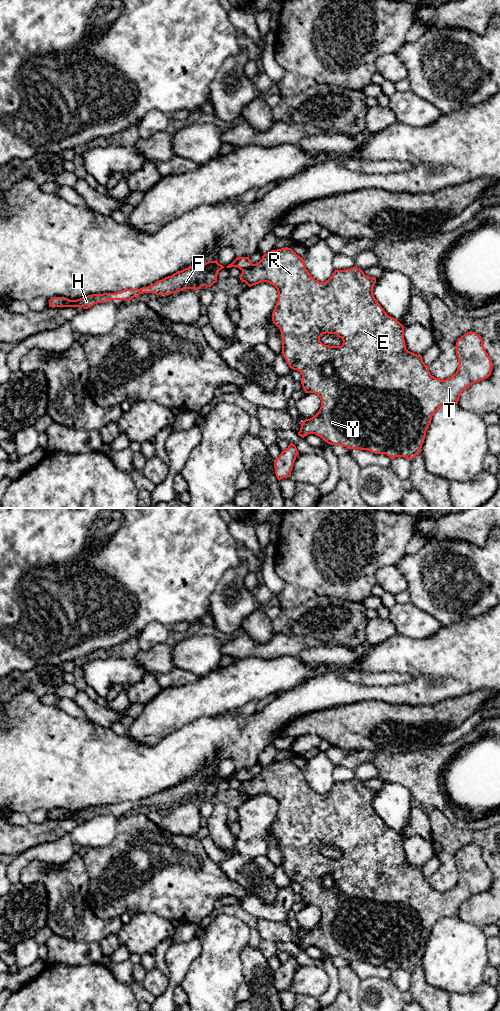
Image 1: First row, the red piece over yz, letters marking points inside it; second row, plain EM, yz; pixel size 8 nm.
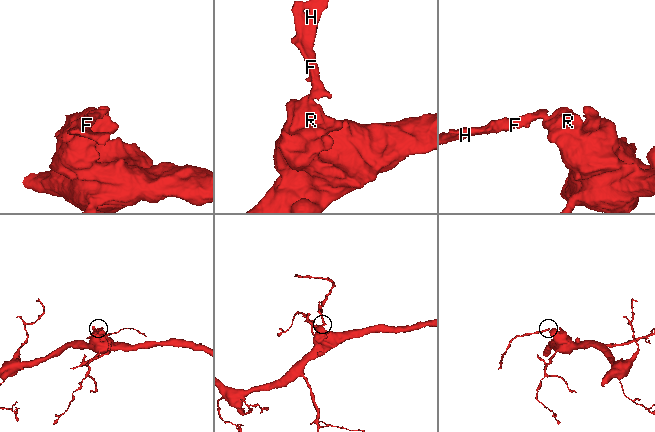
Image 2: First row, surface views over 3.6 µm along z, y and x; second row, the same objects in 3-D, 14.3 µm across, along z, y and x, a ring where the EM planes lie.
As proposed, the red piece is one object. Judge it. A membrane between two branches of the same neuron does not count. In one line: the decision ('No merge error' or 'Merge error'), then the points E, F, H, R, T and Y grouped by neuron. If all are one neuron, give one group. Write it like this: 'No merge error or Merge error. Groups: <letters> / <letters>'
Merge error. Groups: E R T Y / F H

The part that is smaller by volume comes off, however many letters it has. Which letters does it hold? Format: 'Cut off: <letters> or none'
Cut off: F, H

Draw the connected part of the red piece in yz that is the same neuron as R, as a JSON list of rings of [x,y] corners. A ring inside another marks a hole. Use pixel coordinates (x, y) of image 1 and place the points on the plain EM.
[[[285,759],[264,766],[257,776],[242,783],[239,790],[249,799],[268,794],[277,801],[278,812],[272,825],[272,833],[281,844],[281,865],[289,879],[301,885],[305,905],[314,905],[320,909],[321,919],[318,925],[301,936],[298,947],[302,950],[315,946],[331,957],[386,966],[391,971],[404,969],[412,972],[421,965],[434,925],[442,918],[458,916],[465,901],[491,887],[493,877],[482,850],[471,843],[456,854],[459,874],[456,885],[445,892],[432,888],[422,868],[406,861],[404,838],[389,828],[375,811],[373,799],[376,790],[365,787],[362,781],[355,778],[335,782],[327,793],[319,794],[310,787],[303,770],[291,760]],[[326,845],[336,846],[342,851],[342,857],[323,856],[320,849]]]

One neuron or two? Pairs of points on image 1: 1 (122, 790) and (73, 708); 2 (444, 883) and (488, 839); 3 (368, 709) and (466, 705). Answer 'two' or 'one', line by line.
1: two
2: one
3: one

